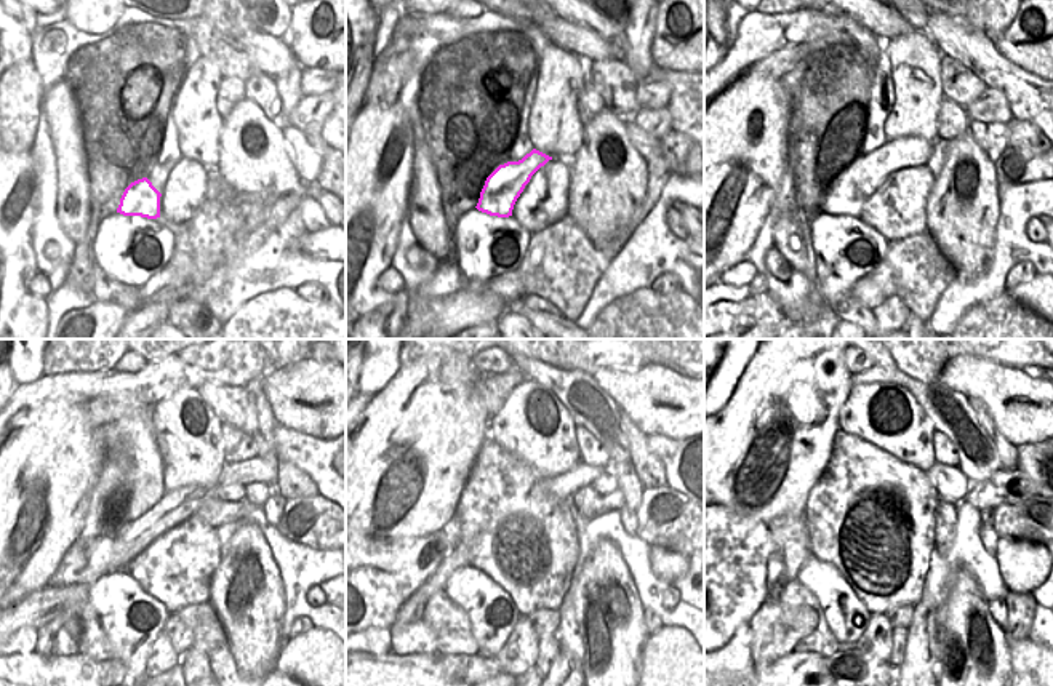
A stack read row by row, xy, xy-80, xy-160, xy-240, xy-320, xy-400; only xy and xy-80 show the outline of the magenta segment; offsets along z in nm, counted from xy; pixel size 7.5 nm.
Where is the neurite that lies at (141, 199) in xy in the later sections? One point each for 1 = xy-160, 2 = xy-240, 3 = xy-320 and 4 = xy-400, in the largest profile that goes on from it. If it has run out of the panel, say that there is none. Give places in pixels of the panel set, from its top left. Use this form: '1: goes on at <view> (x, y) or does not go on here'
1: goes on at xy-160 (845, 197)
2: goes on at xy-240 (136, 536)
3: goes on at xy-320 (613, 501)
4: goes on at xy-400 (1010, 488)

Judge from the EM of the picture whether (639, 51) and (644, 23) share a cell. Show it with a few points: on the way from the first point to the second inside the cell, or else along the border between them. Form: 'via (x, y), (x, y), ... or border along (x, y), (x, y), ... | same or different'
via (639, 45), (640, 29) | same

